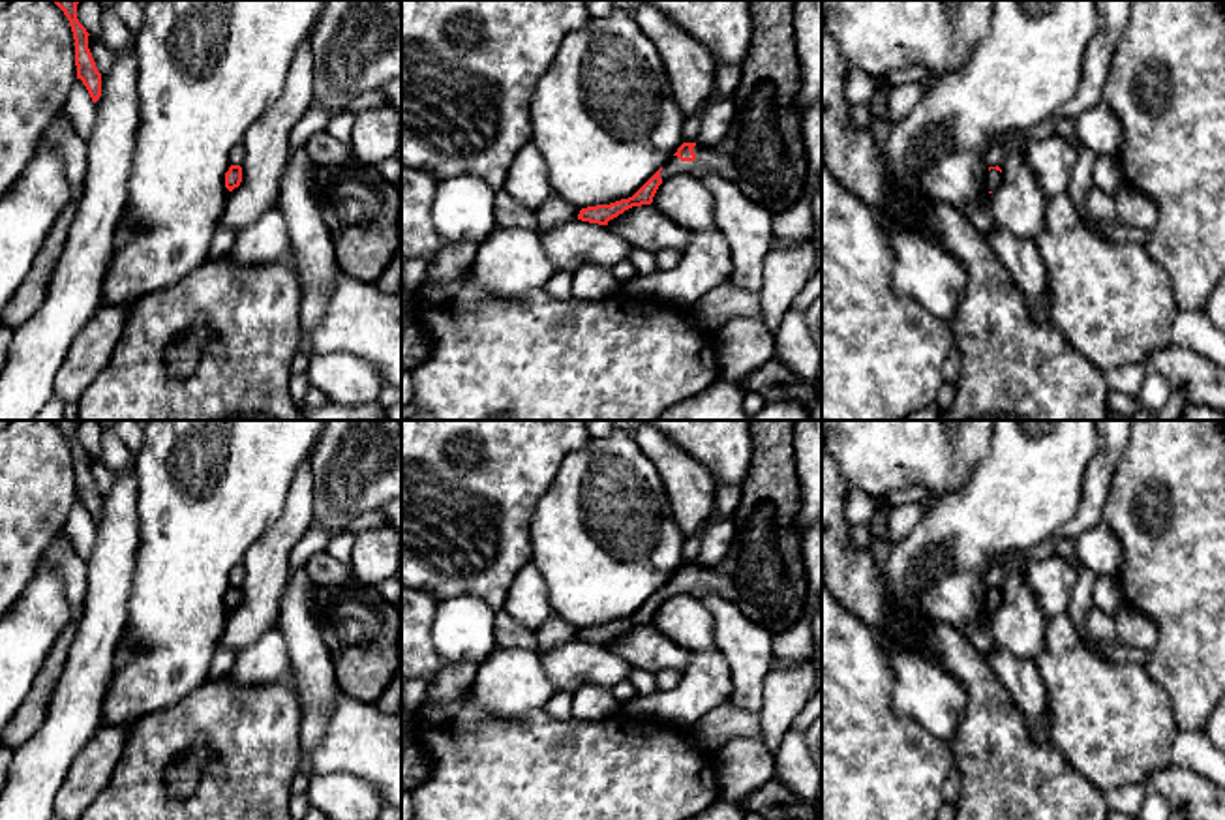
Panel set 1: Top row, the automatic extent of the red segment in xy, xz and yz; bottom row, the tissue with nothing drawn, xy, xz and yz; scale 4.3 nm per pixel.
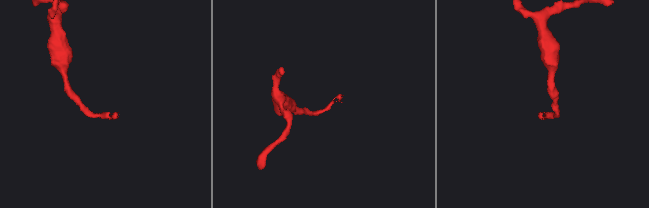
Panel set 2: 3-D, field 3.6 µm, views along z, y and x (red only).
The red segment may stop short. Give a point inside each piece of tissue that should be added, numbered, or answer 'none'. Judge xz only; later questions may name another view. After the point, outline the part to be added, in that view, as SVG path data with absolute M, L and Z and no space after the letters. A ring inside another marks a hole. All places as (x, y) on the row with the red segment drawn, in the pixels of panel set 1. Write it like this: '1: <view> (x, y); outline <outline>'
1: xz (764, 154); outline M749 0L752 38L741 64L741 83L732 98L735 105L732 128L720 143L709 148L696 144L692 148L696 154L694 161L681 161L673 156L660 171L662 180L679 173L690 173L700 178L720 175L771 216L790 210L803 197L807 152L801 135L803 116L795 111L801 77L794 39L794 2Z

